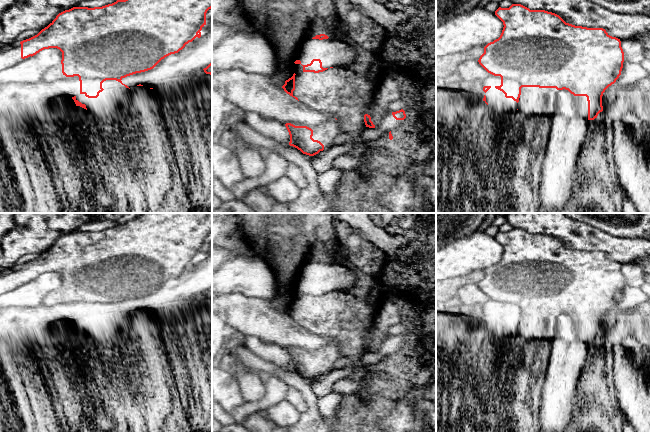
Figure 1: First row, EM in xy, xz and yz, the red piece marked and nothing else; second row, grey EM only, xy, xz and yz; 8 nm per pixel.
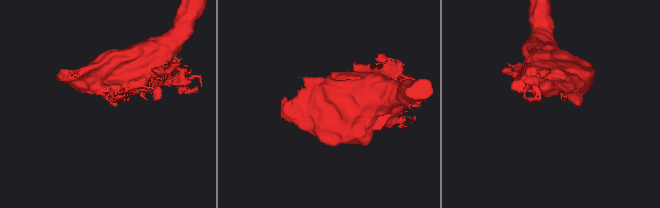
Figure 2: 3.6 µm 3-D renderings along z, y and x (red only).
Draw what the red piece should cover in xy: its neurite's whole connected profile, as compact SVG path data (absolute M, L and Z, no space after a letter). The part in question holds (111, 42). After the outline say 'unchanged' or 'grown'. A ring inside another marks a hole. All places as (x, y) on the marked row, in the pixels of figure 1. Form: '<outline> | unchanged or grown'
M117 0L116 2L112 3L112 4L108 4L102 7L94 7L94 8L88 8L88 7L73 7L69 10L65 10L61 13L59 13L56 18L44 29L42 29L37 35L23 40L20 42L21 44L21 58L25 59L28 57L32 57L34 55L36 55L37 53L39 53L40 51L44 50L44 49L49 49L49 48L57 48L62 52L62 60L61 60L61 64L62 64L62 73L63 75L65 75L66 77L74 77L74 76L78 76L79 77L79 81L80 81L80 94L84 94L86 97L88 98L97 98L99 96L99 93L102 92L104 89L102 88L102 83L106 80L116 80L118 82L120 82L122 85L124 85L126 88L129 88L127 85L122 83L122 79L136 74L136 73L141 73L141 72L145 72L148 70L153 69L162 59L164 59L165 57L171 55L171 54L175 54L178 53L180 50L182 50L186 44L188 44L189 42L192 42L196 37L200 38L201 37L201 30L202 28L206 25L206 13L209 9L212 8L212 0Z | unchanged

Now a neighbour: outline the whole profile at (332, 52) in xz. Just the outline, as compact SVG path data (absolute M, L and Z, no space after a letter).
M310 39L301 48L299 60L302 65L310 64L313 59L320 59L323 68L347 67L359 54L350 44L335 39Z

